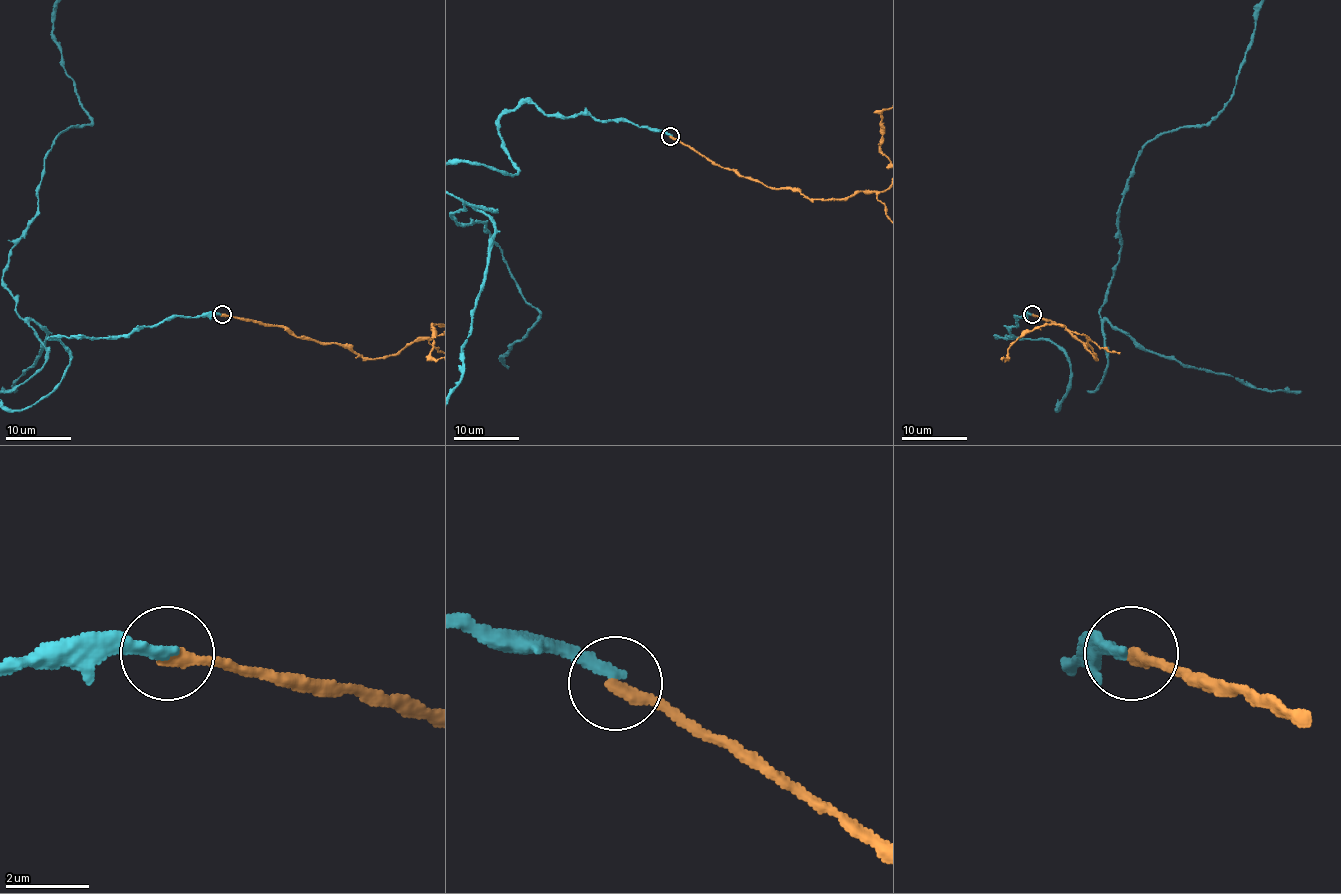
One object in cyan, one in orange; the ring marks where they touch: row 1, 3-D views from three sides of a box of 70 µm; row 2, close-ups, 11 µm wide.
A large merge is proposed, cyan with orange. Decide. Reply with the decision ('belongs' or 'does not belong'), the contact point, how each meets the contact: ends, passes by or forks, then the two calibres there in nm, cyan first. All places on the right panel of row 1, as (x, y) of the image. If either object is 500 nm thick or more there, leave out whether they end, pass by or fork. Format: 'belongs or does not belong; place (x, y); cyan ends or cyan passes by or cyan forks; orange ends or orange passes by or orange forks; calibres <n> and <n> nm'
does not belong; place (1032, 314); cyan ends; orange ends; calibres 280 and 320 nm

